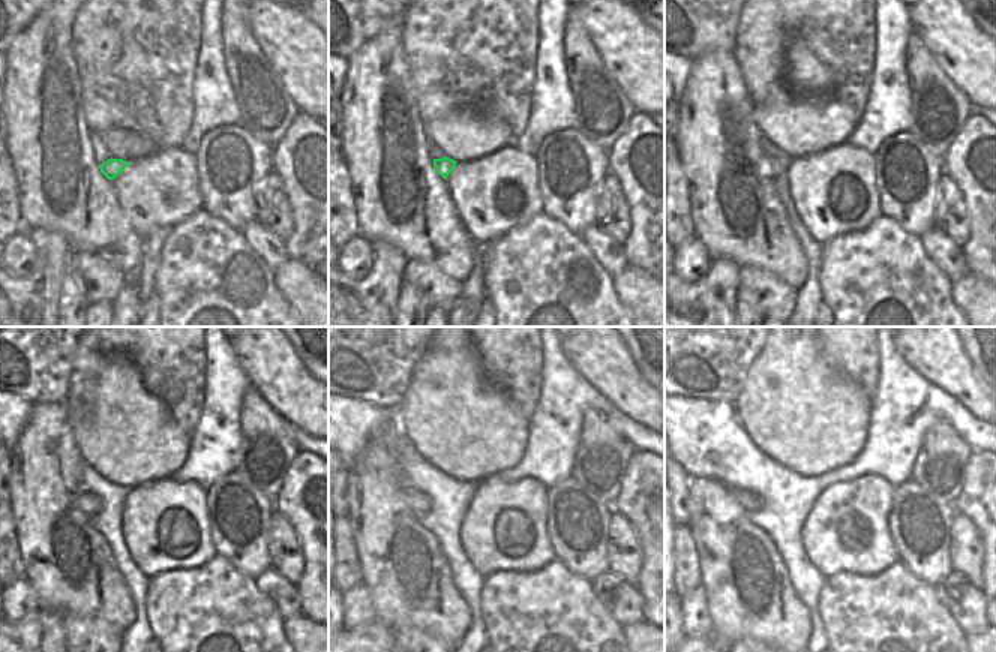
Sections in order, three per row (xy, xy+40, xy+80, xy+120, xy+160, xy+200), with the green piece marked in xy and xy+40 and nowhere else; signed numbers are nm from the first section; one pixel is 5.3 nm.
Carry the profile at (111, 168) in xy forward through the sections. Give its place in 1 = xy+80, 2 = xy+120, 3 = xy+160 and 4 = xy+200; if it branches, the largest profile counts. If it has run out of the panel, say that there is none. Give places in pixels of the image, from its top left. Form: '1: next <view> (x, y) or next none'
1: next xy+80 (768, 167)
2: next xy+120 (87, 502)
3: next xy+160 (417, 501)
4: next xy+200 (749, 501)

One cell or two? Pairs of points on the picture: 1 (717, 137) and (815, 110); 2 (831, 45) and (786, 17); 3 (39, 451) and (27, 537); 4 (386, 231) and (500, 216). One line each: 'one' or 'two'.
1: two
2: one
3: one
4: two

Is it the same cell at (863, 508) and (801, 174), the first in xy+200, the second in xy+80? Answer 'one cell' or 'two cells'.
one cell

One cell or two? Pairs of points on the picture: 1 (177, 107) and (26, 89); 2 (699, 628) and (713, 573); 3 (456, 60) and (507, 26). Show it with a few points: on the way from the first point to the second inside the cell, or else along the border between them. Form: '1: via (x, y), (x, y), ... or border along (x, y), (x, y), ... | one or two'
1: border along (75, 62), (81, 92), (81, 111), (90, 129) | two
2: border along (701, 586), (711, 619), (711, 636) | two
3: via (468, 48), (491, 26), (495, 26) | one

